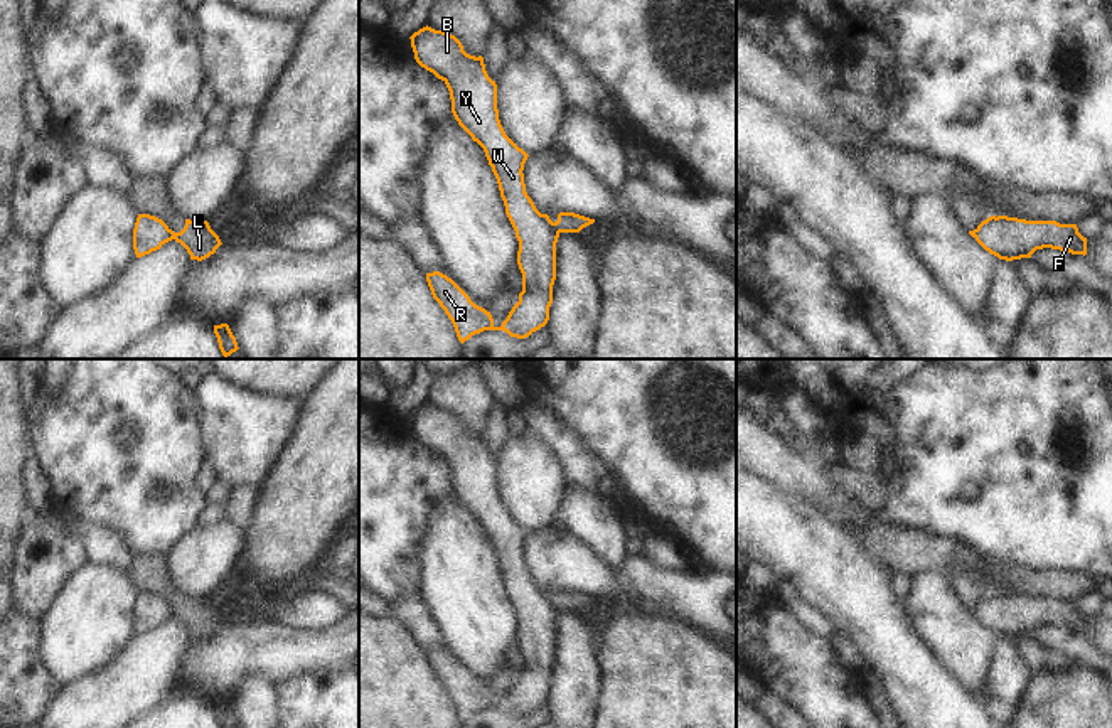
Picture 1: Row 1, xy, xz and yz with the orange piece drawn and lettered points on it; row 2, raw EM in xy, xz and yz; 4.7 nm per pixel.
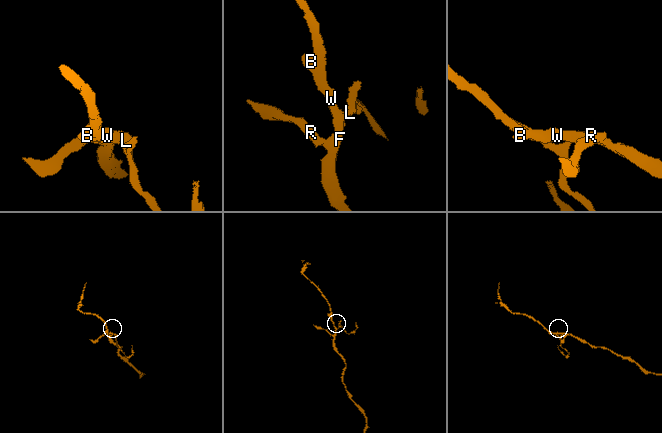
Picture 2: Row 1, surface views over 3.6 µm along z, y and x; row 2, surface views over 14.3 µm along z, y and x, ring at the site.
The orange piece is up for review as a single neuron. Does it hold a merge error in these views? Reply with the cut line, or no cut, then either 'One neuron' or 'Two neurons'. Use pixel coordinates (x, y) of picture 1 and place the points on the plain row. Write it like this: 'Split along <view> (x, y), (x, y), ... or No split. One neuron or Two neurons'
Split along xz (541, 592), (558, 610). Two neurons

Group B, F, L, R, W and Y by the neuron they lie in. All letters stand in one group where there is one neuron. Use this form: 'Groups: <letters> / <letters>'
Groups: B F R W Y / L

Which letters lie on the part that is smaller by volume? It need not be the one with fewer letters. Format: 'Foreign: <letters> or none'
Foreign: L

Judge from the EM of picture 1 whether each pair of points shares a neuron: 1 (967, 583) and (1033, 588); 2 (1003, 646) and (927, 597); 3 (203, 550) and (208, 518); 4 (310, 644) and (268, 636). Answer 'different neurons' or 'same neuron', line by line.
1: same neuron
2: different neurons
3: different neurons
4: same neuron

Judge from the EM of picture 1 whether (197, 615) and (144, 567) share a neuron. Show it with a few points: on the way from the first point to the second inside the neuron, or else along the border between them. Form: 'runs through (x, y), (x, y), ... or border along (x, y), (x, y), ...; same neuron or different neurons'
runs through (184, 607), (157, 580); same neuron

